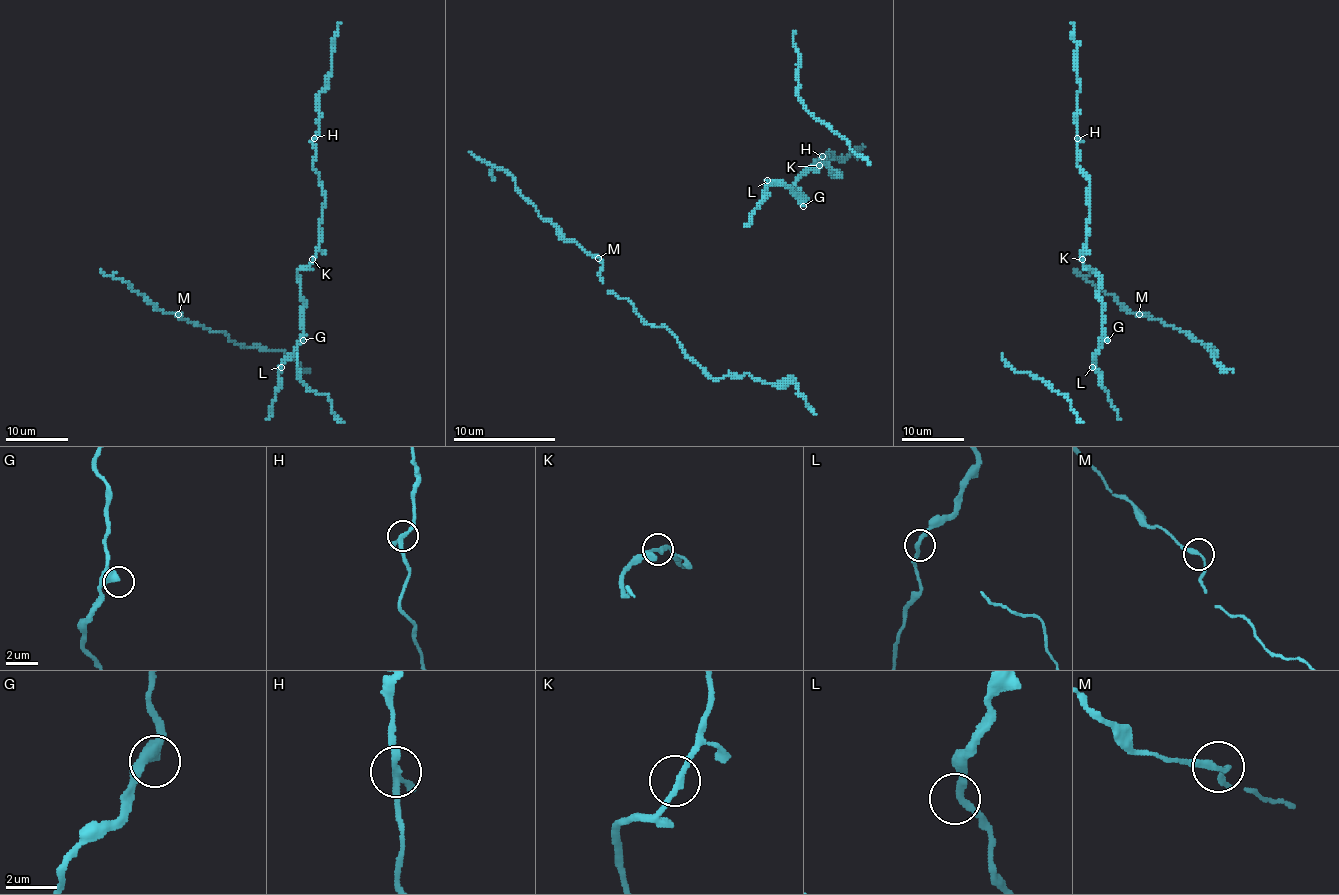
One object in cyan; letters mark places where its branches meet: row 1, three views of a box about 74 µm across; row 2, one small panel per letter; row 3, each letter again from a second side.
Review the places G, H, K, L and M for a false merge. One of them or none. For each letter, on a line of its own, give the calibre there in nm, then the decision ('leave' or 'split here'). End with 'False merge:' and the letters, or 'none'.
G: 380 nm thick; leave
H: 280 nm thick; leave
K: 240 nm thick; leave
L: 240 nm thick; leave
M: 200 nm thick; leave
False merge: none

